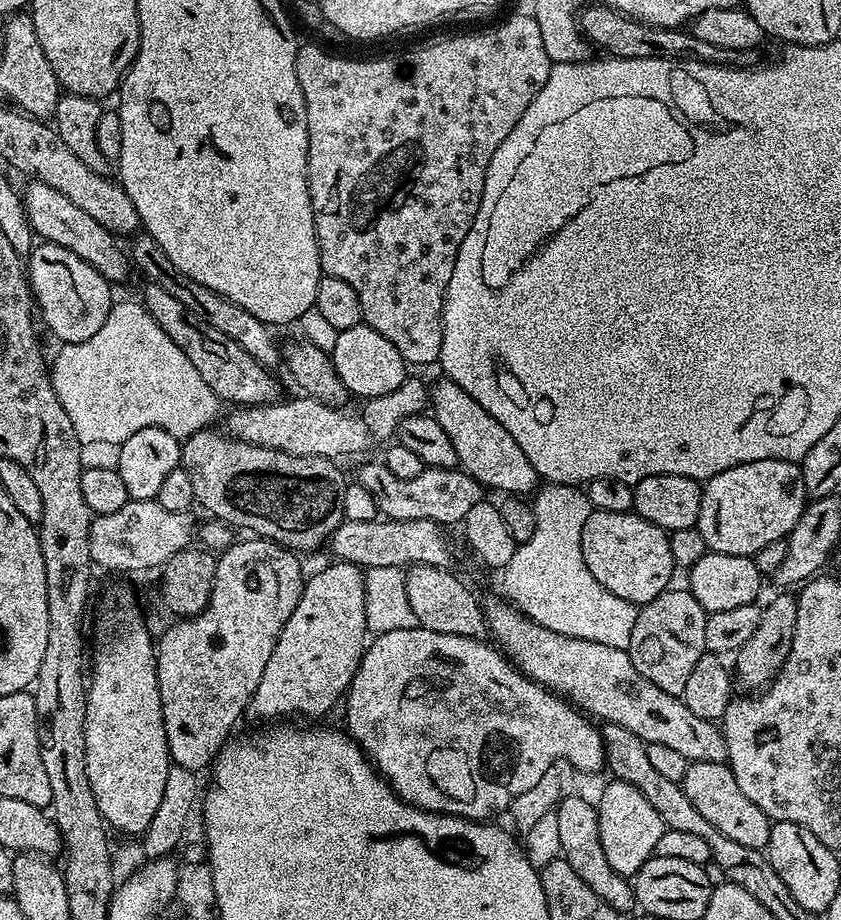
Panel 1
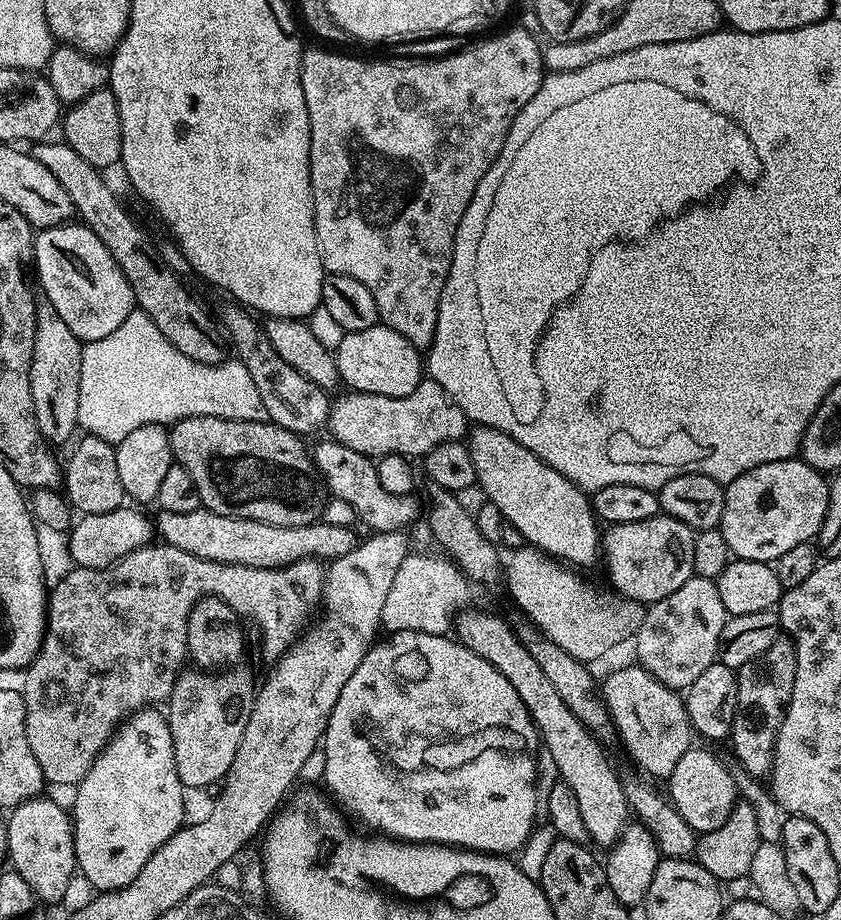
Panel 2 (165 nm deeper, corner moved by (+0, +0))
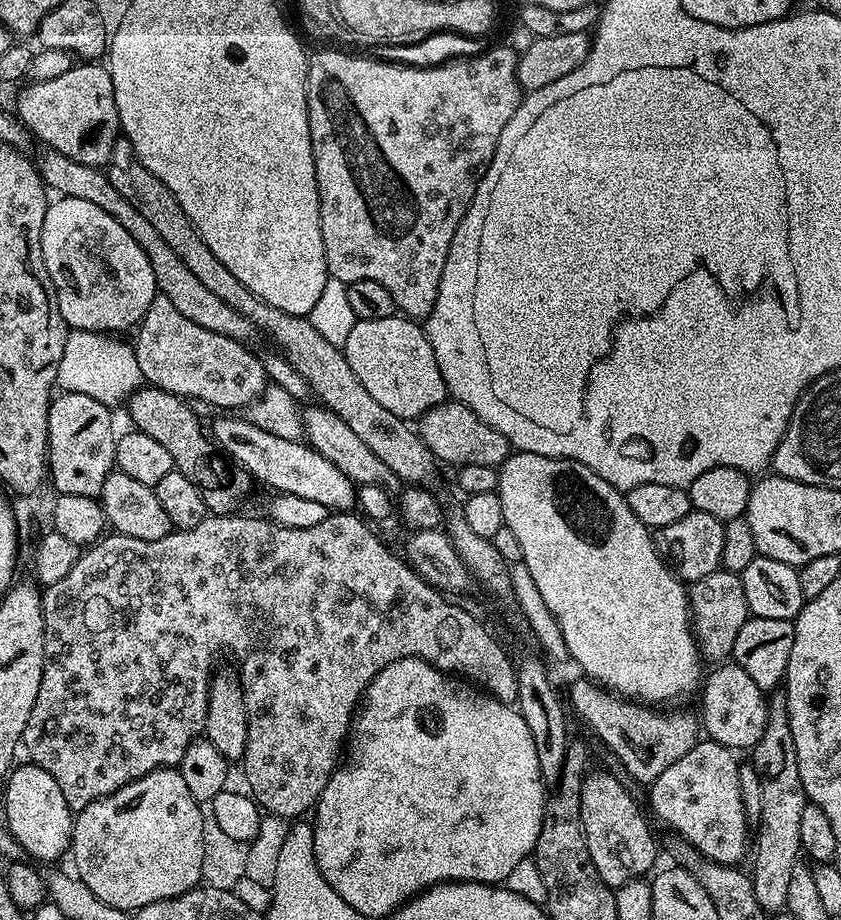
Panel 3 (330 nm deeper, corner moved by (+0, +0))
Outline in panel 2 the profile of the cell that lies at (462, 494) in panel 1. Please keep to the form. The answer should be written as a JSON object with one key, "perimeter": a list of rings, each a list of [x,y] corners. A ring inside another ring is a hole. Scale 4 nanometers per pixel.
{"perimeter":[[[325,438],[314,448],[316,468],[324,480],[324,486],[335,499],[342,502],[350,502],[354,506],[357,521],[377,532],[398,532],[407,529],[407,524],[416,520],[416,515],[421,515],[422,504],[416,501],[415,495],[399,496],[398,494],[386,494],[382,490],[382,482],[378,482],[375,463],[369,457],[363,456],[358,450],[350,450],[350,446],[340,444],[337,440]]]}

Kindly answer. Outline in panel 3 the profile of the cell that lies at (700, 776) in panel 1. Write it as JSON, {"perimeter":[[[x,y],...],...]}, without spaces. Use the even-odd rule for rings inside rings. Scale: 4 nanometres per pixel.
{"perimeter":[[[701,739],[674,766],[668,767],[647,789],[648,804],[652,807],[651,815],[661,820],[668,828],[676,831],[675,835],[685,840],[690,846],[697,848],[708,860],[719,864],[736,866],[741,863],[744,851],[750,848],[750,821],[742,806],[742,790],[738,786],[738,770],[740,764],[735,760],[733,749],[724,748],[715,740]]]}

